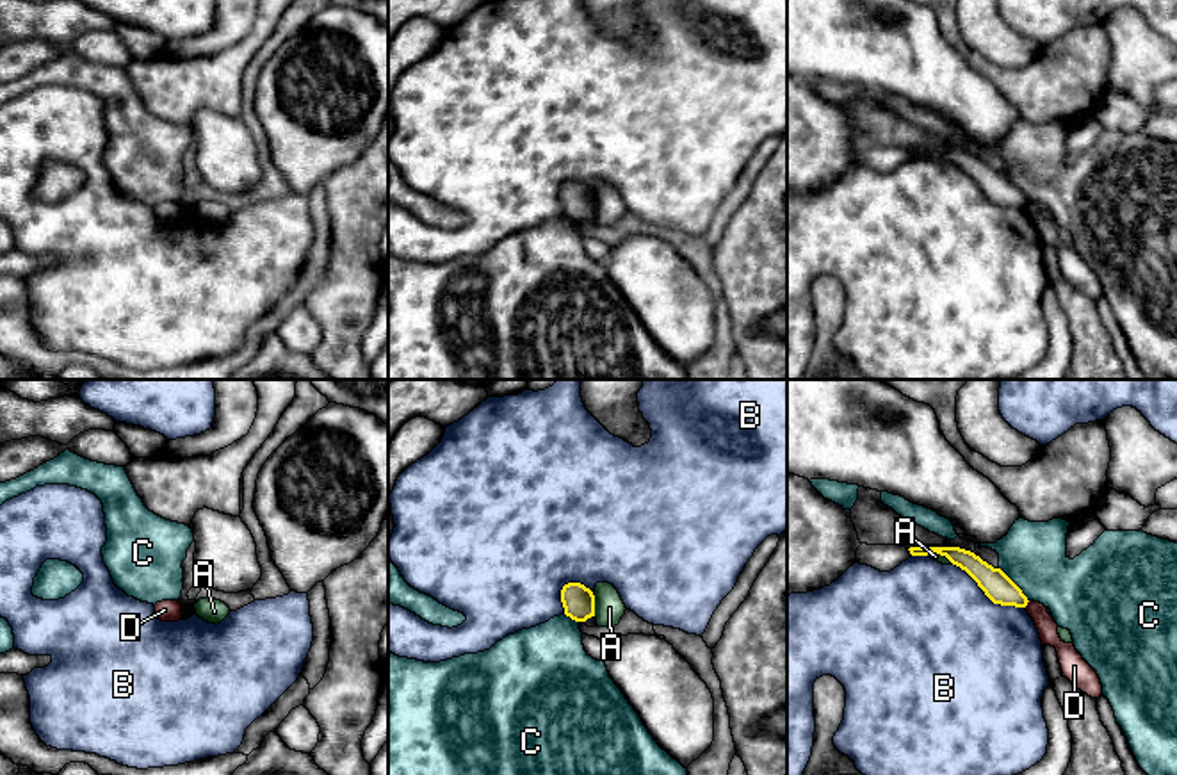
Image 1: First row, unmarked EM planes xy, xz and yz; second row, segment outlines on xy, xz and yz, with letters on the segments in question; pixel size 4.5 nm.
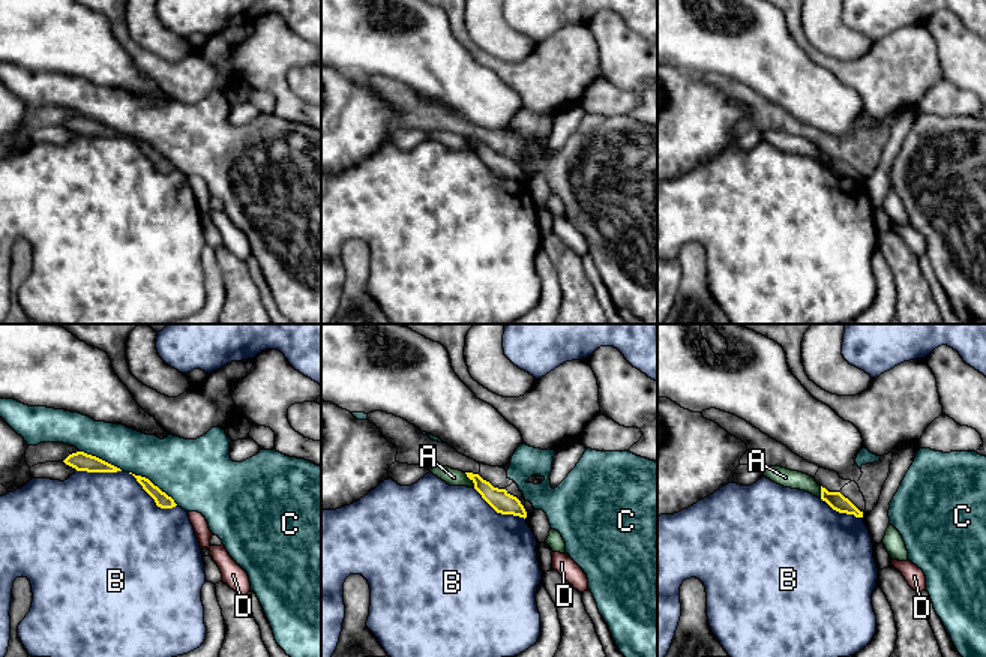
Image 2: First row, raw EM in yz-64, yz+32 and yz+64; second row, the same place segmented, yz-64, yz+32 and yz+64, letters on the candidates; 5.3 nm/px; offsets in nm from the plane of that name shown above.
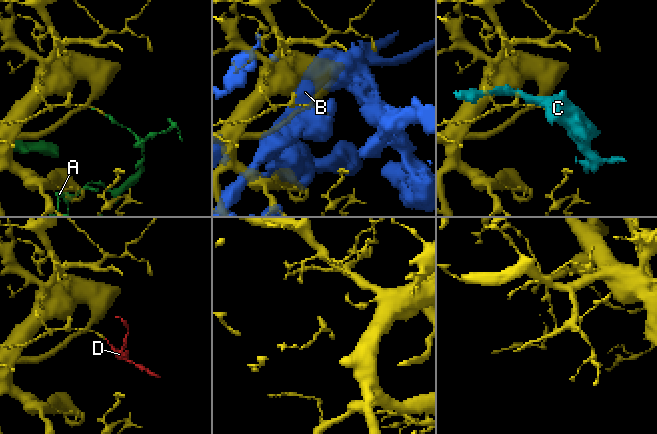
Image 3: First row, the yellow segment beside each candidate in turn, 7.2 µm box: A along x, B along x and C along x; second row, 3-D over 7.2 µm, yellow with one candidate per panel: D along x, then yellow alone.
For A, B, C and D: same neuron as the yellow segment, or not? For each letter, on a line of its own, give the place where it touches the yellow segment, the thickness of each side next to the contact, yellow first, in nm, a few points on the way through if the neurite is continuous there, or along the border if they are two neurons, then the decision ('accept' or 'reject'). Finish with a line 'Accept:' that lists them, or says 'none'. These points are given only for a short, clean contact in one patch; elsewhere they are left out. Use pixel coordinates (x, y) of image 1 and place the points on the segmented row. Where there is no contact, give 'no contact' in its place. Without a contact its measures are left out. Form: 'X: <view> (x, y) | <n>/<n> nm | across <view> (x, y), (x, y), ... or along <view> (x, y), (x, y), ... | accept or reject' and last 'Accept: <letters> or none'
A: xz (593, 606) | 140/140 nm | reject
B: yz (987, 595) | 140/500 nm | reject
C: yz (1015, 585) | 140/300 nm | reject
D: yz (1026, 604) | 140/90 nm | along yz (1030, 601), (1024, 606) | reject
Accept: none

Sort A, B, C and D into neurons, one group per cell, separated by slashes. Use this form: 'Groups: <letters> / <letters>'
Groups: A / B / C / D

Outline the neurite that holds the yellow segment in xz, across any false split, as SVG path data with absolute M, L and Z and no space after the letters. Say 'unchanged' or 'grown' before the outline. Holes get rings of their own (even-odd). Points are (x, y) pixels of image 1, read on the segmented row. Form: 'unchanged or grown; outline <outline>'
unchanged; outline M568 583L561 590L564 615L575 622L586 622L595 616L595 595L580 583Z

